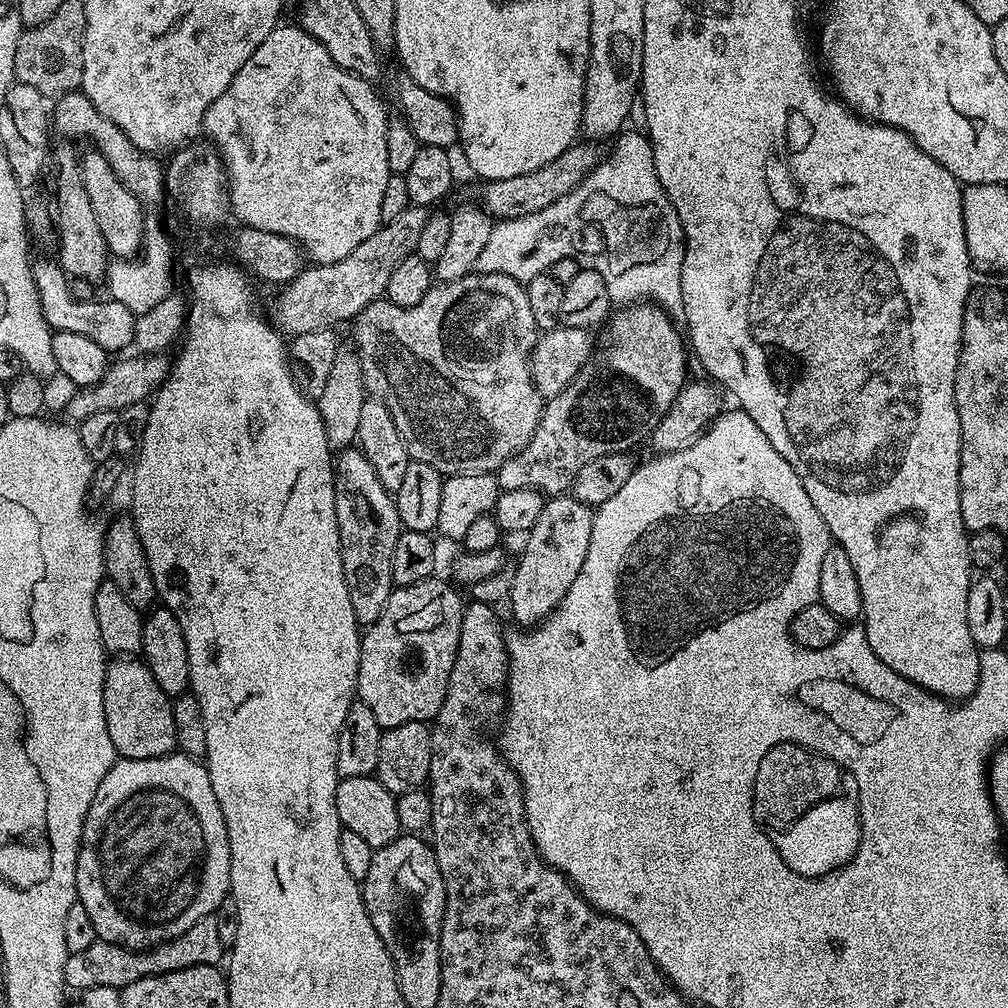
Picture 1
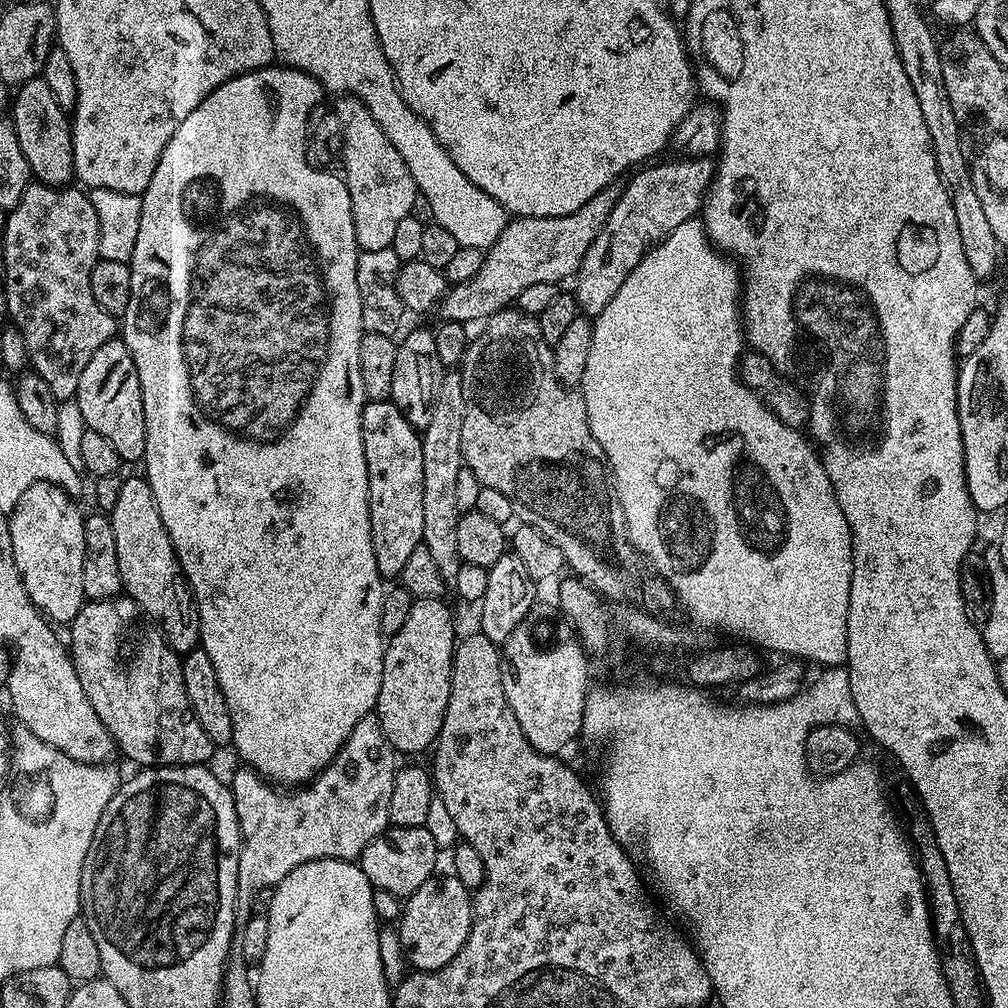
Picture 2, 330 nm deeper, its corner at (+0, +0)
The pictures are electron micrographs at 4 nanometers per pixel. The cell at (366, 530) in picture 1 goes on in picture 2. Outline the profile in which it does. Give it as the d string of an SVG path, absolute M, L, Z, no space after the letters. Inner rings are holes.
M391 399L368 400L362 410L362 446L366 450L366 478L368 479L368 505L370 506L370 538L374 546L374 562L378 562L378 570L381 577L399 577L402 566L406 566L406 561L410 559L411 552L422 544L422 436L417 428L410 426L398 410L398 406L393 404Z

